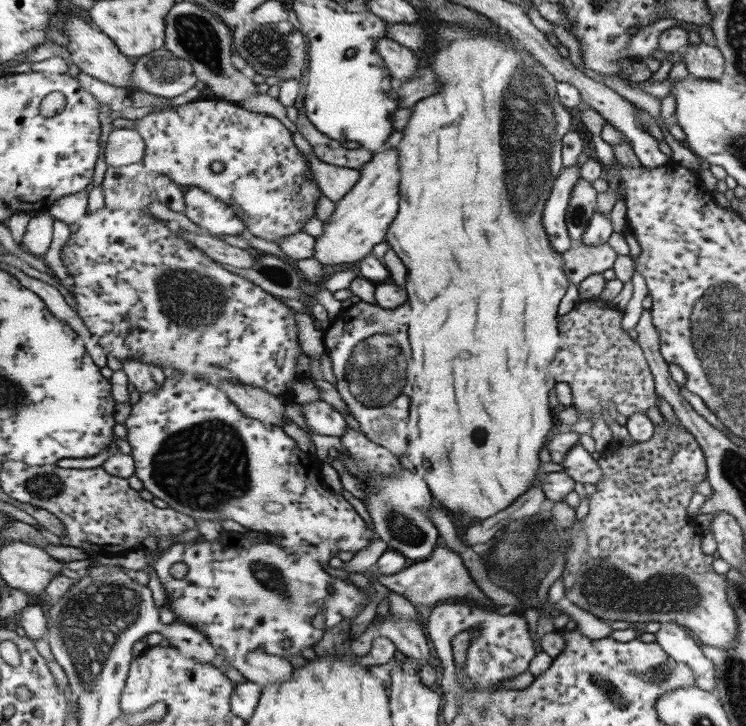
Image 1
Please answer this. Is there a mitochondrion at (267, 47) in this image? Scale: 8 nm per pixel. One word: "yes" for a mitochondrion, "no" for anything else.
yes

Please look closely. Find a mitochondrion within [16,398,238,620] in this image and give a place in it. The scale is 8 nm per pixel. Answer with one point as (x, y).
(46, 485)

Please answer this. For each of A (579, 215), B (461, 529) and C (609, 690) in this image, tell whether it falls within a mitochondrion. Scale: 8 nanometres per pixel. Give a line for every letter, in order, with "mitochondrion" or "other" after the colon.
A: mitochondrion
B: other
C: mitochondrion

